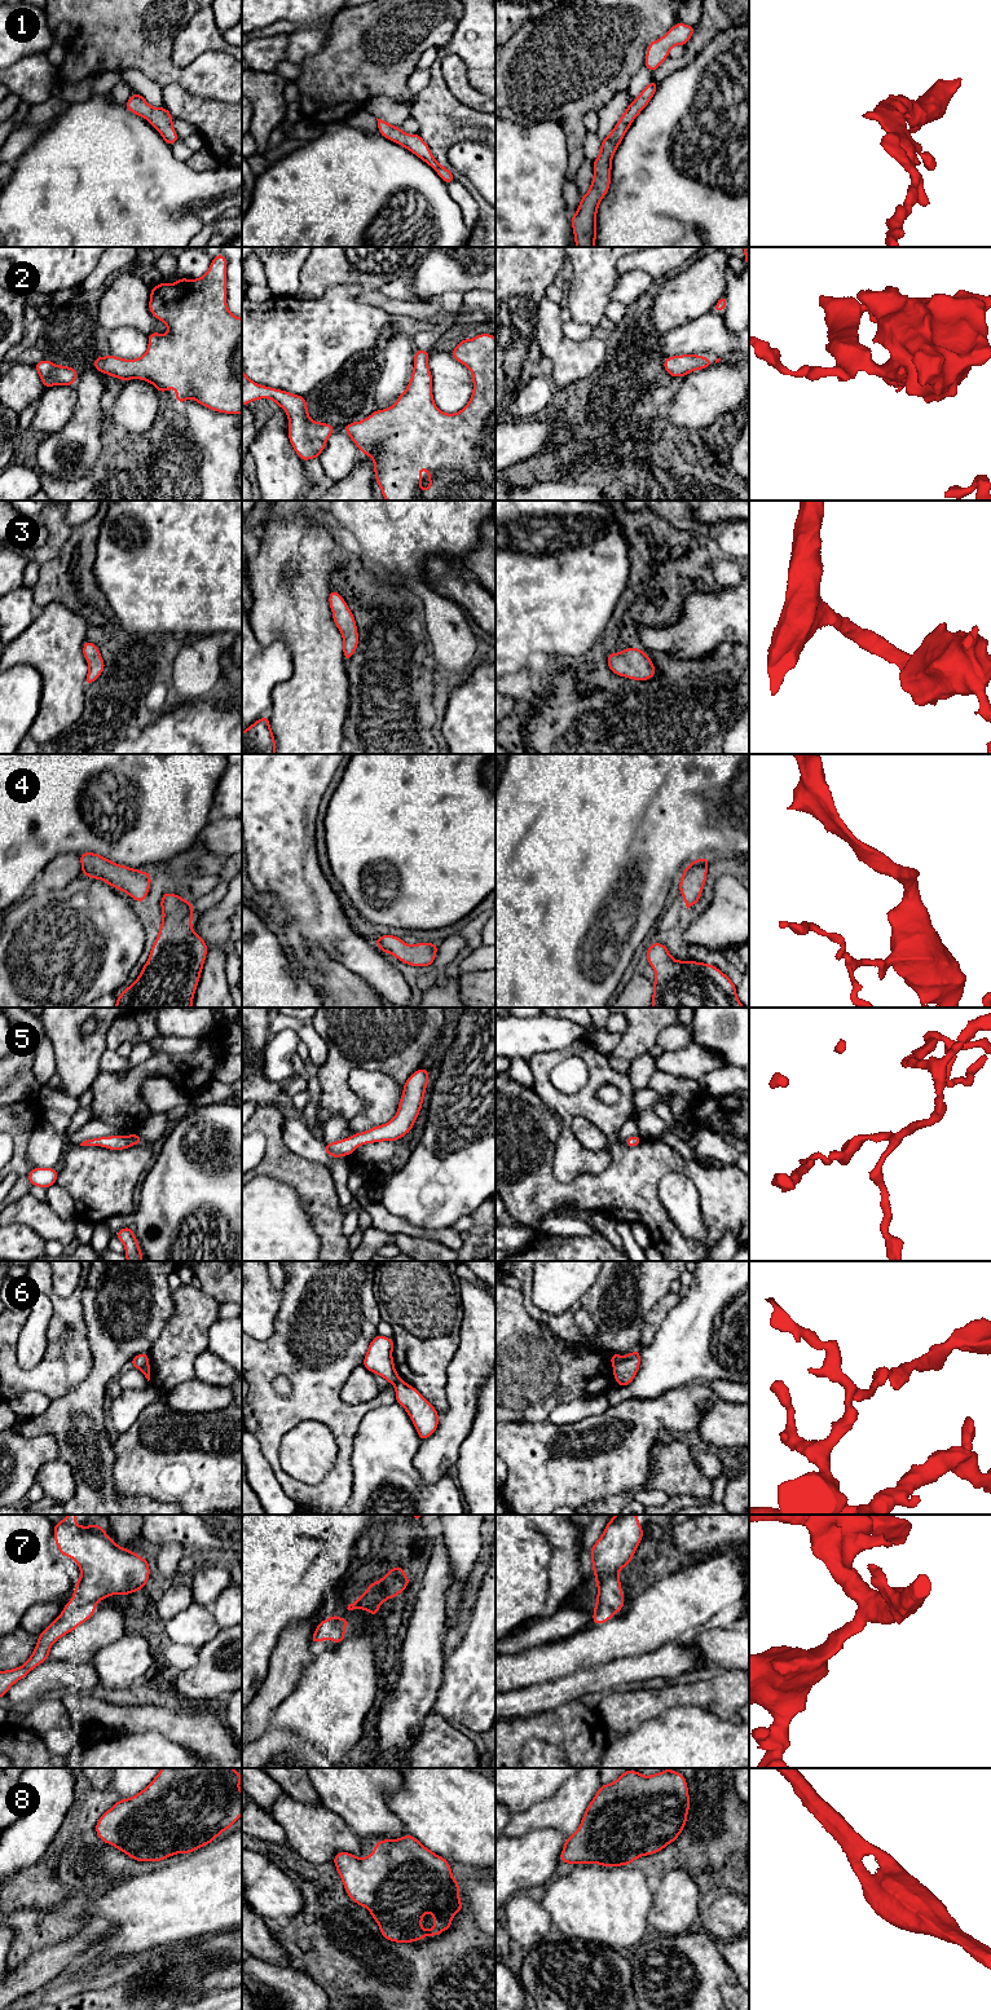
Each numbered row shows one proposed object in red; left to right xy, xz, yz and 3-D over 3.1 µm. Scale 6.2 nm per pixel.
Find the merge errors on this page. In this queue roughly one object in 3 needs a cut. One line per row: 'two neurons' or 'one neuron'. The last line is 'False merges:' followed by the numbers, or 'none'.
1: one neuron
2: one neuron
3: one neuron
4: one neuron
5: one neuron
6: two neurons
7: one neuron
8: one neuron
False merges: 6

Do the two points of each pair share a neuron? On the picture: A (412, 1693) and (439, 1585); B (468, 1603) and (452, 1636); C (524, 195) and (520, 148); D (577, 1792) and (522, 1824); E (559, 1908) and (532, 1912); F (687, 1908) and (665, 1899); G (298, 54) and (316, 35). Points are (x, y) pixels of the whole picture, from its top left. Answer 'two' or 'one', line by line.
A: one
B: one
C: one
D: one
E: two
F: one
G: one

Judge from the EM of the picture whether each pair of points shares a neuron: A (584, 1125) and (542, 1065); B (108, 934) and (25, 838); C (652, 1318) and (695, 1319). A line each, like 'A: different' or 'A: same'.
A: different
B: different
C: different

